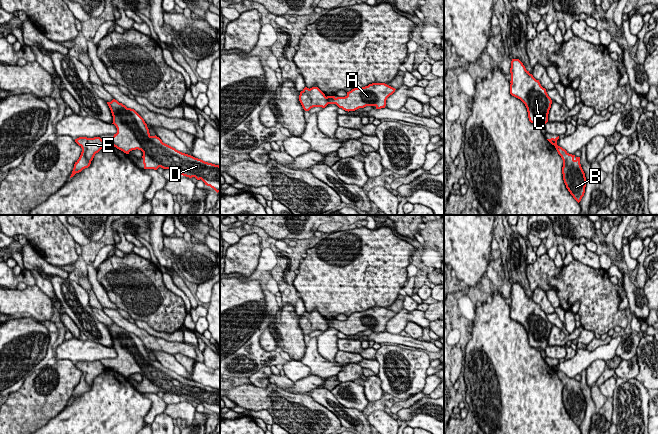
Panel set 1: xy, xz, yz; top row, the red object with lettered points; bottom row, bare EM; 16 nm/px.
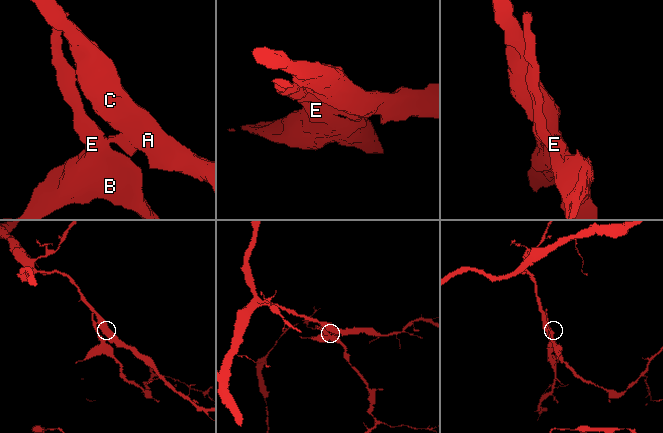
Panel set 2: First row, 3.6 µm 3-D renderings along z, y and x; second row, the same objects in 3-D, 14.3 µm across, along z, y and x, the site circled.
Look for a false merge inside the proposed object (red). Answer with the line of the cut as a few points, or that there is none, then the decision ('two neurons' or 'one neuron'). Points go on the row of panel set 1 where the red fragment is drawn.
cut xz (326, 97), (329, 103); two neurons

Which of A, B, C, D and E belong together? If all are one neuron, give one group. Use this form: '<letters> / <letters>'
A C D / B E

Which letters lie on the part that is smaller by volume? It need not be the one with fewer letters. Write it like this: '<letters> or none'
B, E

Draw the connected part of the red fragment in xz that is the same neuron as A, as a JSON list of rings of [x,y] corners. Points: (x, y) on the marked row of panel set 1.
[[[372,83],[362,88],[354,88],[345,97],[327,96],[329,104],[336,104],[345,111],[355,111],[366,106],[385,108],[387,98],[395,88],[385,83]]]

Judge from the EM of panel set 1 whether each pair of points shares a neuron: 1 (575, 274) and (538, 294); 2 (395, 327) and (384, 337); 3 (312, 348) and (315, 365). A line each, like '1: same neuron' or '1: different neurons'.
1: different neurons
2: different neurons
3: same neuron

